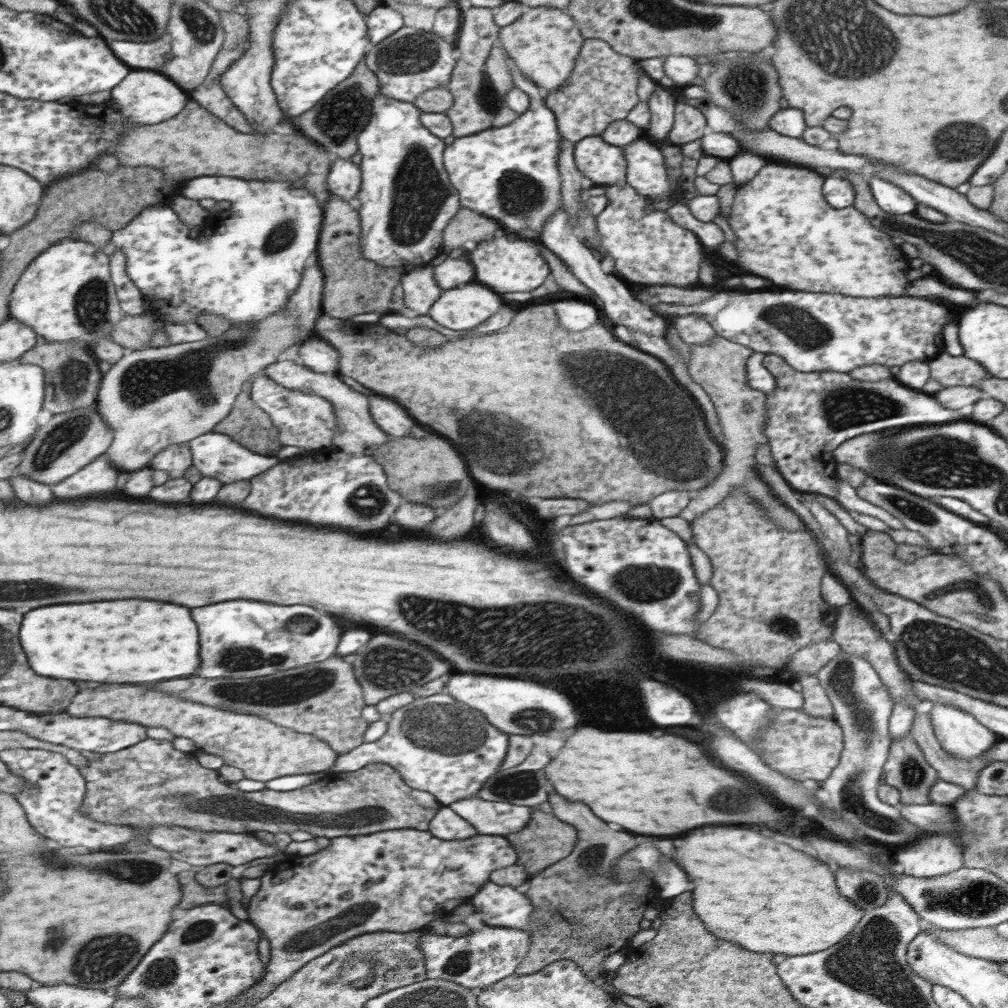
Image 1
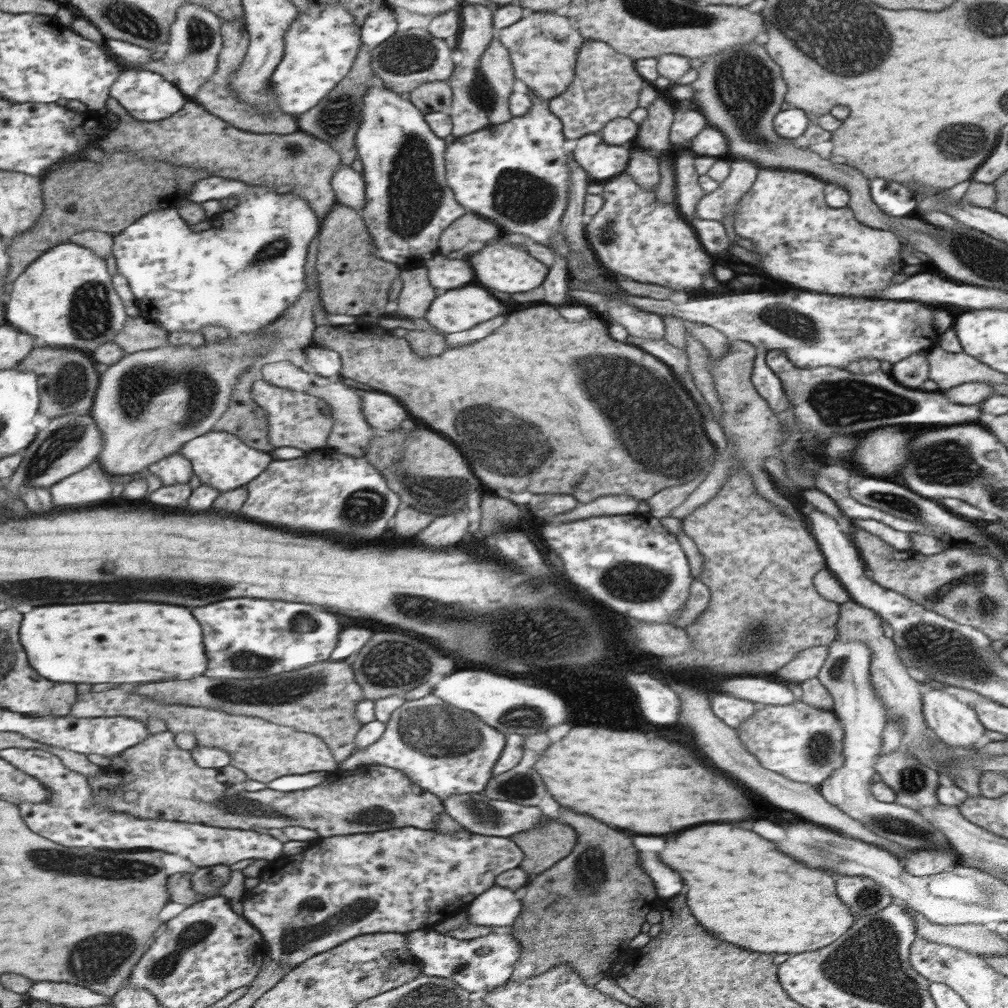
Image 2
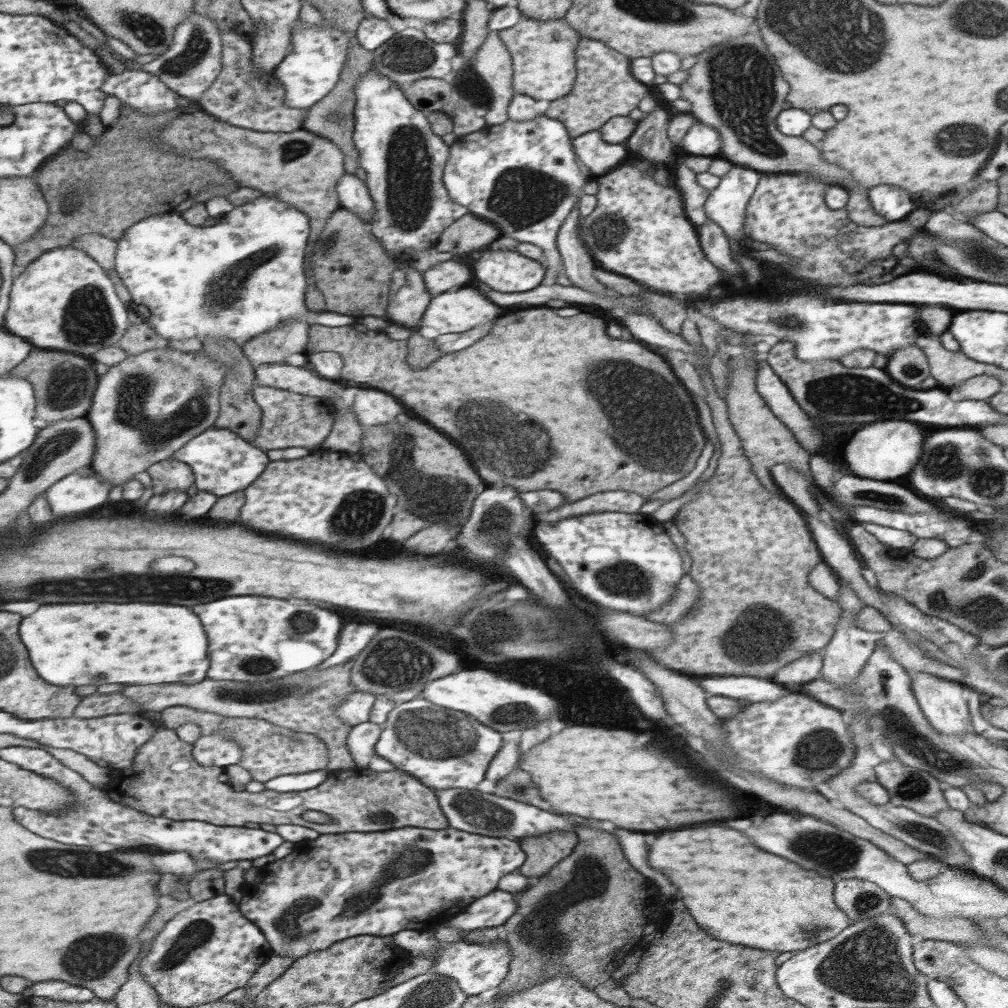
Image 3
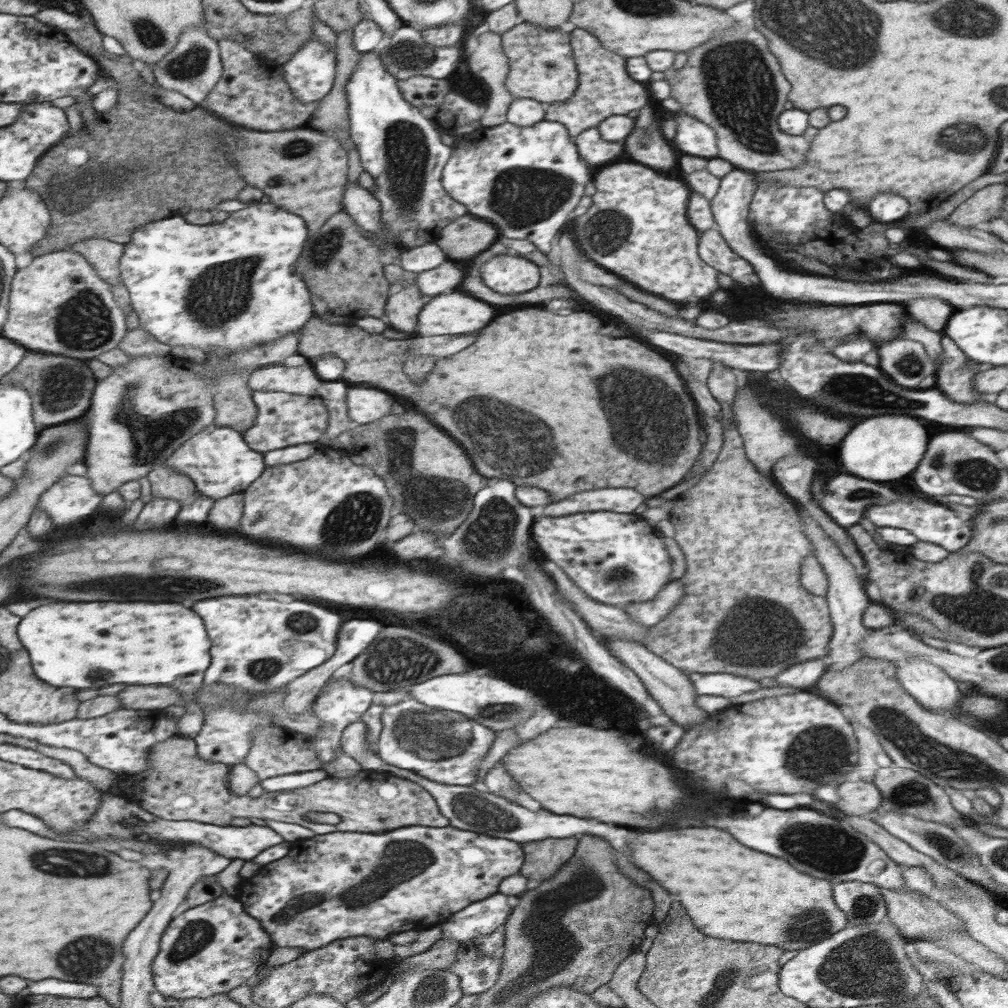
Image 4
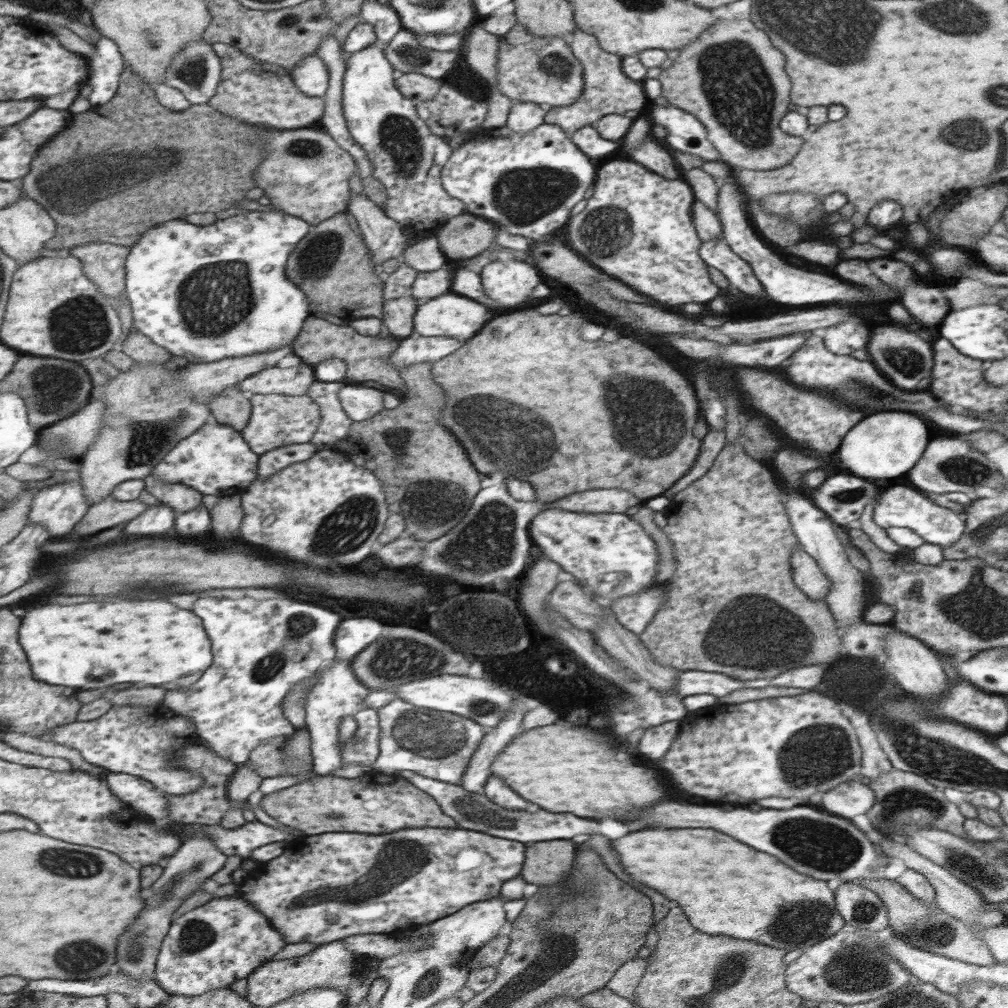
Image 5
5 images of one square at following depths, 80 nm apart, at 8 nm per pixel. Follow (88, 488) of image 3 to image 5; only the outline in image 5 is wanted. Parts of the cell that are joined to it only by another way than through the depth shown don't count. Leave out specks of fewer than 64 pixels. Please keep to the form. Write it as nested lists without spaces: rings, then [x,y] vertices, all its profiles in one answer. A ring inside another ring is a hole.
[[[81,478],[57,482],[35,494],[28,524],[46,526],[51,536],[69,534],[90,508]]]

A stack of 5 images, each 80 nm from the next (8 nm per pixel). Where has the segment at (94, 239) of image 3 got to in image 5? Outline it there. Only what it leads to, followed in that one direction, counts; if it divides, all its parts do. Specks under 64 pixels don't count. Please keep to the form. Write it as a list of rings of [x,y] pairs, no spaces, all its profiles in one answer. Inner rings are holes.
[[[90,242],[87,245],[74,246],[70,253],[79,257],[85,272],[96,282],[99,290],[112,298],[126,293],[126,260],[131,249],[107,242]]]

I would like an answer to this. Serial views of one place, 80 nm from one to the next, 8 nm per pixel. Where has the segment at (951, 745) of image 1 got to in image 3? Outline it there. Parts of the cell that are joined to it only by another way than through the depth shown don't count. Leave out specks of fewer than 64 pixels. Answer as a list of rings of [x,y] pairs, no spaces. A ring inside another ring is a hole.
[[[928,672],[911,679],[914,696],[929,723],[939,732],[959,736],[967,732],[967,704],[961,697],[963,686]]]

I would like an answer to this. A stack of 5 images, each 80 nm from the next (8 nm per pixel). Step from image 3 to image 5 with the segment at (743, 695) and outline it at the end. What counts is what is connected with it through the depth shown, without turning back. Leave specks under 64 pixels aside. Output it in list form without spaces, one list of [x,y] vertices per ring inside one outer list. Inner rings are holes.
[[[700,670],[679,671],[675,690],[683,696],[693,694],[711,694],[711,696],[725,696],[733,690],[743,688],[743,682],[729,678],[718,672],[703,672]]]

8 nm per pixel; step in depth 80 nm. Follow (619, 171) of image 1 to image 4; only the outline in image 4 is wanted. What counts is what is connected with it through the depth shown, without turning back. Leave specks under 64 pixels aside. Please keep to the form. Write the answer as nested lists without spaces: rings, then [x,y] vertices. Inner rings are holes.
[[[595,127],[588,128],[571,139],[577,145],[581,159],[596,170],[615,163],[615,158],[619,158],[619,154],[624,150],[622,142],[603,140]]]

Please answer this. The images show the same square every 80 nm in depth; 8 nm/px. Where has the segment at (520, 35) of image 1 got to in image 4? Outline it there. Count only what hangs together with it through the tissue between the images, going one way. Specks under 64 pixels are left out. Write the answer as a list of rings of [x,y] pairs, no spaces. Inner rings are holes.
[[[522,22],[503,32],[500,38],[509,65],[503,86],[513,99],[525,97],[551,104],[562,103],[575,94],[578,88],[578,71],[570,33]]]

